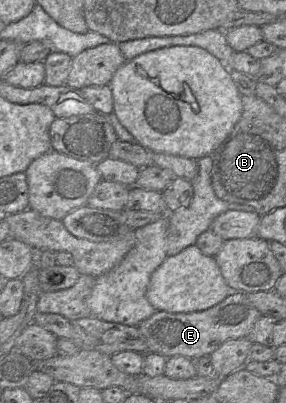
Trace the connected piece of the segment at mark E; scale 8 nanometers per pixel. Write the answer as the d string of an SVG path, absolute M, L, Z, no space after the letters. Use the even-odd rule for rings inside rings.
M231 292L223 301L203 311L191 313L156 311L143 320L138 329L146 339L148 353L157 353L167 358L185 356L196 360L202 356L210 356L228 340L247 338L260 316L262 316L260 312L249 303L247 293Z

